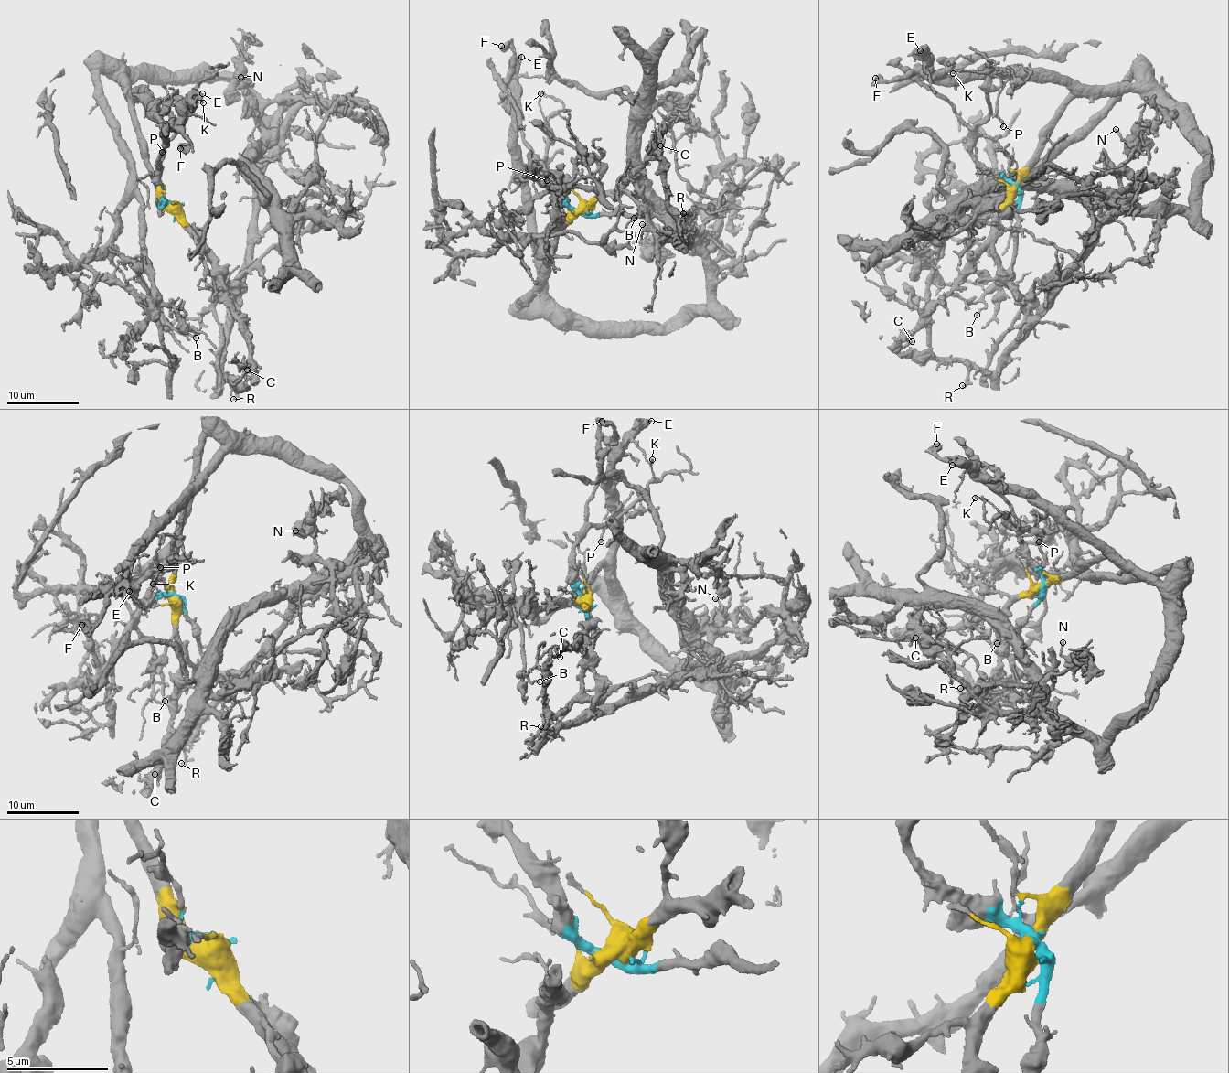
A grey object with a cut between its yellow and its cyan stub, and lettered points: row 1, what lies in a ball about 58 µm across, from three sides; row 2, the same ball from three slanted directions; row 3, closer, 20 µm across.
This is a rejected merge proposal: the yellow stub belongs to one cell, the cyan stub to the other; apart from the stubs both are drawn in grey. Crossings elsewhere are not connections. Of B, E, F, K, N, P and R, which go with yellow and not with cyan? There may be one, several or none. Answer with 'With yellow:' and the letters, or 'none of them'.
With yellow: B, E, F, N

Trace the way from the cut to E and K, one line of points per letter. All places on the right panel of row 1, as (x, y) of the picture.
E: (1012, 188), (1072, 90), (1052, 80), (940, 76), (932, 69), (932, 59), (919, 49)
K: (1010, 188), (1013, 183), (996, 177), (971, 154), (971, 127), (989, 116), (987, 75), (966, 69), (953, 73)

